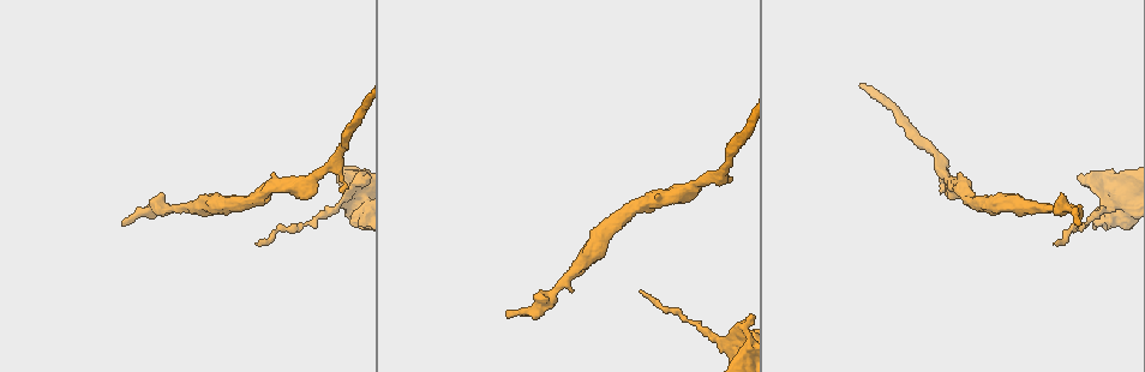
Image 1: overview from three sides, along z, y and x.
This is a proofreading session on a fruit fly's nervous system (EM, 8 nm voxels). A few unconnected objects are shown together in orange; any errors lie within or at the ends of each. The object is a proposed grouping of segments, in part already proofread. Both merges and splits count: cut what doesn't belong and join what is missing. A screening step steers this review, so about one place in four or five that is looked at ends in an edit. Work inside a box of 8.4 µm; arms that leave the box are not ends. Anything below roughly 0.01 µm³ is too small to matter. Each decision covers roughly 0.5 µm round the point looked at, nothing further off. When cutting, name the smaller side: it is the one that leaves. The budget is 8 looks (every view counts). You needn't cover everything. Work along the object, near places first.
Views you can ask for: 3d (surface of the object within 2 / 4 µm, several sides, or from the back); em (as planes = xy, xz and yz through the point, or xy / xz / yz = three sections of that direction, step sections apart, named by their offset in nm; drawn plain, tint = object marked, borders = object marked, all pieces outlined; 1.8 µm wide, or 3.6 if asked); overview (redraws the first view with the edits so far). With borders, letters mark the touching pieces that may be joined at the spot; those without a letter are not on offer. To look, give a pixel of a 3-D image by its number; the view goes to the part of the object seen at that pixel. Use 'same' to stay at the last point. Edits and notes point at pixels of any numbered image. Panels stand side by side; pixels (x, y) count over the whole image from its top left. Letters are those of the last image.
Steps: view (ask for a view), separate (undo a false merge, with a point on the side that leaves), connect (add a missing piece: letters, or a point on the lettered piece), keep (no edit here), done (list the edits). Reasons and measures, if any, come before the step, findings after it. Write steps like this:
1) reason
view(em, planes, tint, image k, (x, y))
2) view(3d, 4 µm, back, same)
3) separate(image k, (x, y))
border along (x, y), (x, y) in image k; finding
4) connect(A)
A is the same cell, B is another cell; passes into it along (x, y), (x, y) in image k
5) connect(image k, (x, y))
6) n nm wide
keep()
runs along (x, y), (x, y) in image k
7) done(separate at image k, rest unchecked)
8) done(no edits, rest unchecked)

an open end
view(3d, 2 µm, image 1, (1094, 191))

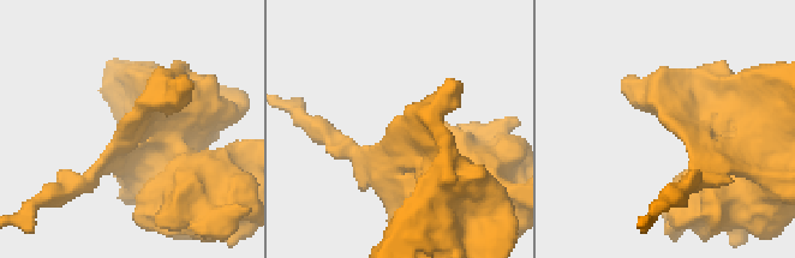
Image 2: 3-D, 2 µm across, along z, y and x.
view(em, planes, borders, image 2, (121, 120))

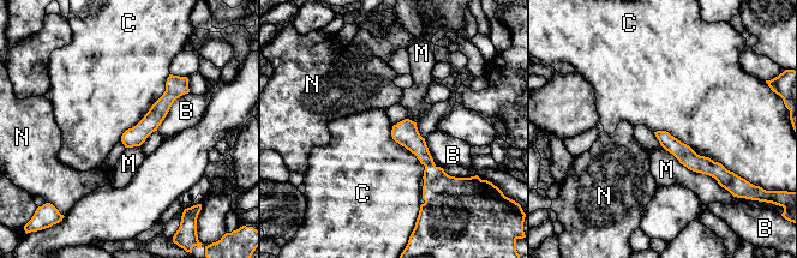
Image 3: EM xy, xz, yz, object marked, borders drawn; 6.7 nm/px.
keep()
B, C, M and N are other cells; border along (654, 131), (667, 131), (736, 174) in image 3; none of them fits

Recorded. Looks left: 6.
tapers out
view(em, planes, tint, image 1, (257, 244))

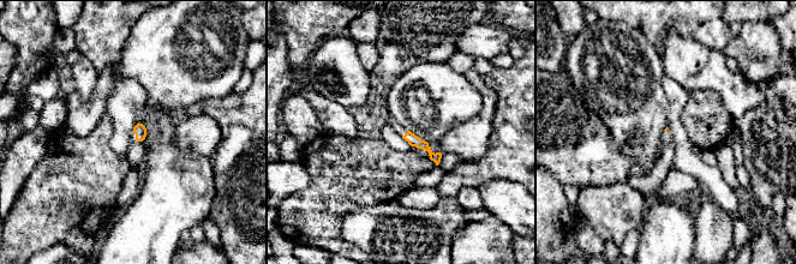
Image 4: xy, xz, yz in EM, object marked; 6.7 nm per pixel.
view(em, planes, borders, same)

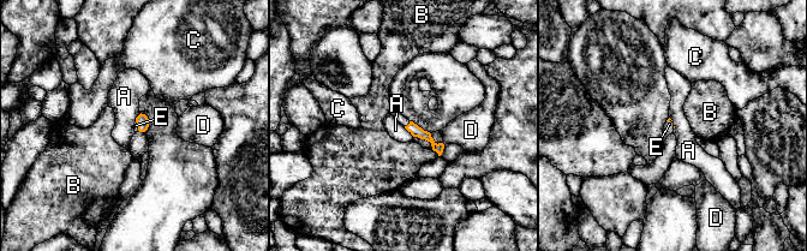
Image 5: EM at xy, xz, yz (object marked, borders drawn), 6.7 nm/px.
A touches over 100 nm
connect(E)
E is the same cell, A, B, C and D are other cells; passes into it along (416, 131), (408, 124), (395, 113) in image 5; the neuron continues

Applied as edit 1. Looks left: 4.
done(connect at image 5, rest unchecked)

